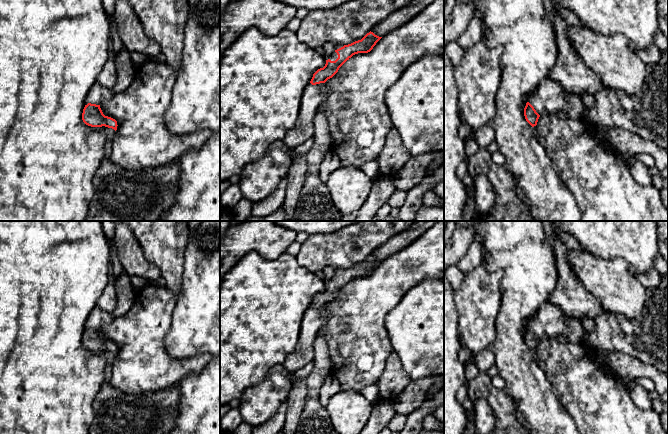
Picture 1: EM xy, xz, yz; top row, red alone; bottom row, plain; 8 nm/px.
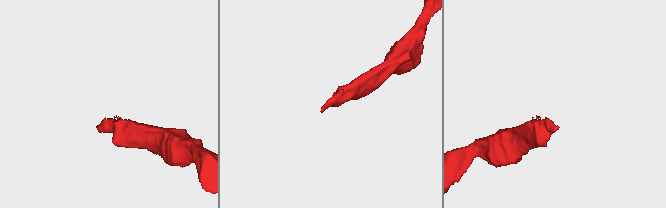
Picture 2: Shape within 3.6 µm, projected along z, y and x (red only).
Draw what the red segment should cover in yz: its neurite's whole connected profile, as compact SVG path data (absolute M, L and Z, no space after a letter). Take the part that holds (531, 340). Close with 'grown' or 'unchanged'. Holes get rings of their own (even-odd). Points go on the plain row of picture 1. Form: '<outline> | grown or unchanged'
M548 302L542 304L528 320L524 340L534 351L544 336L582 344L585 343L584 333L585 328L580 318L567 315L558 306Z | grown

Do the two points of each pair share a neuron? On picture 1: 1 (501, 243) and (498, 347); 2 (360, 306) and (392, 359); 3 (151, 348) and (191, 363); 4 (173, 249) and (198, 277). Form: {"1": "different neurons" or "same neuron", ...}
{"1": "same neuron", "2": "different neurons", "3": "same neuron", "4": "different neurons"}

